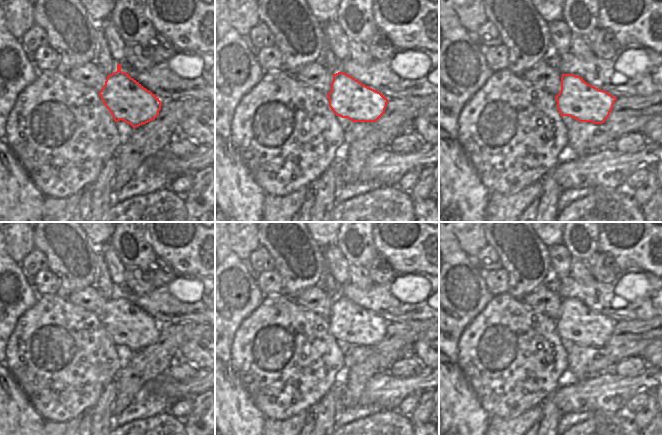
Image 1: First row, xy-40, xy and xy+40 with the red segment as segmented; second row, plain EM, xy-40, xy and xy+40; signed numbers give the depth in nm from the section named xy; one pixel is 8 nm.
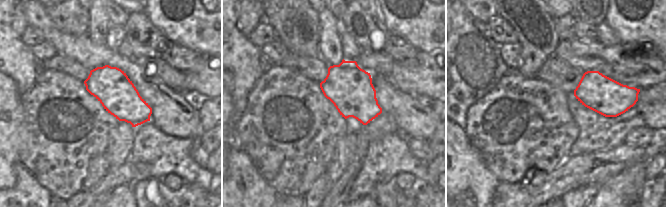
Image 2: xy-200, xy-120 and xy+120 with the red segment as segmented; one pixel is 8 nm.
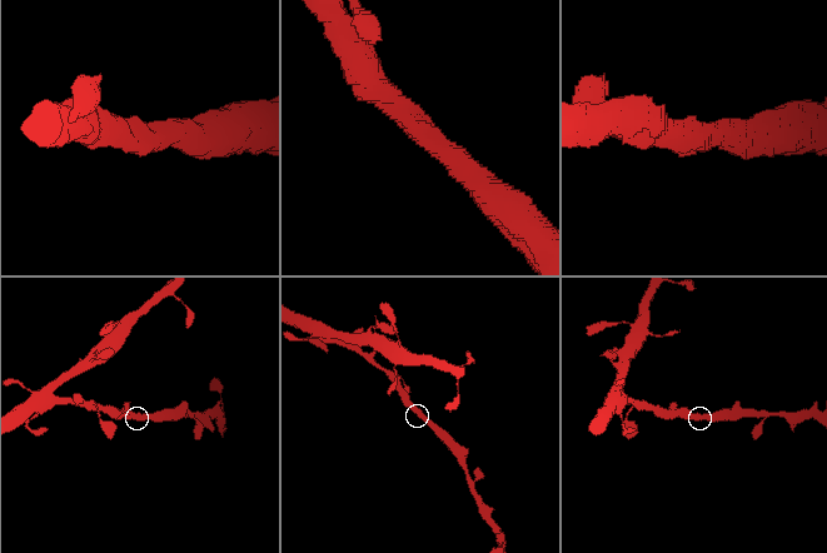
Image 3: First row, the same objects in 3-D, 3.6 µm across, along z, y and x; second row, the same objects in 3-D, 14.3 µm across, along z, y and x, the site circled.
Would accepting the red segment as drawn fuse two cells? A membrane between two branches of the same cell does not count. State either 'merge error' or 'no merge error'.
no merge error

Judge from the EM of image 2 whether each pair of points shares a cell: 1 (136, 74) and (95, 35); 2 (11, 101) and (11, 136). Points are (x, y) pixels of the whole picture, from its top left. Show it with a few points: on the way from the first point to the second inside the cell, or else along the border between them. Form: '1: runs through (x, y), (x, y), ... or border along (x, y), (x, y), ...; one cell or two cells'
1: border along (87, 35), (95, 42), (105, 45); two cells
2: runs through (11, 110), (13, 119), (11, 127); one cell

